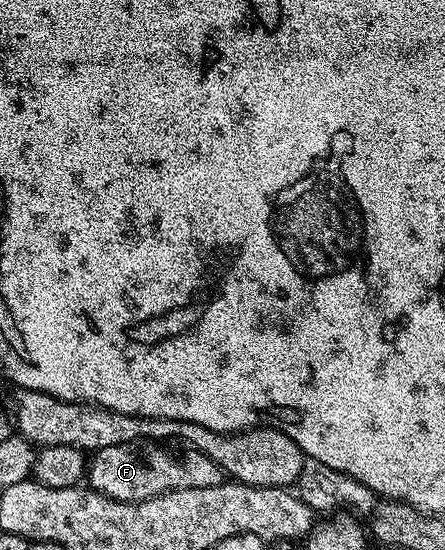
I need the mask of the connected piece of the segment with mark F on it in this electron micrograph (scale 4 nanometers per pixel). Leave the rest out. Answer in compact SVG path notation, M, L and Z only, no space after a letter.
M145 441L140 445L124 443L123 445L107 445L107 449L99 449L92 452L87 463L87 483L100 495L111 497L115 501L127 501L128 503L138 503L144 499L150 499L156 495L162 495L168 491L178 491L179 489L207 489L219 485L223 481L223 472L211 457L199 453L199 449L182 445L173 441L168 444L169 451L161 448L162 444L157 441Z

